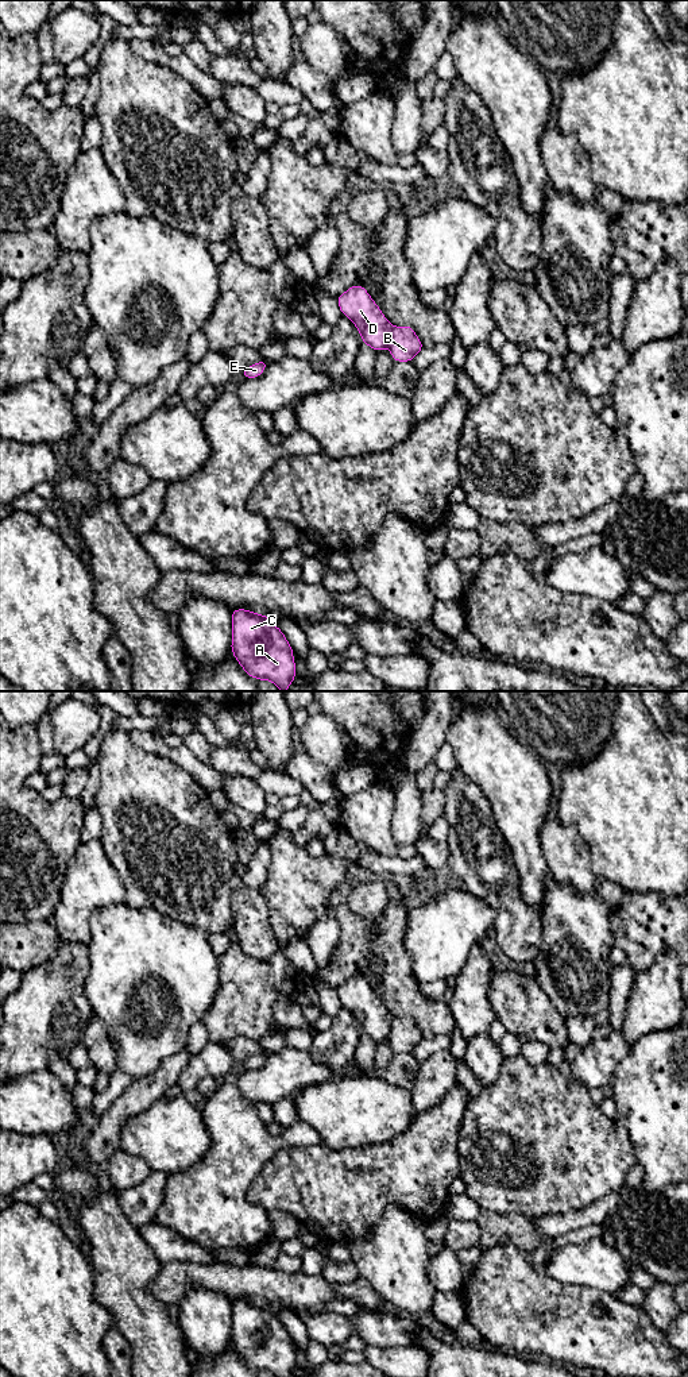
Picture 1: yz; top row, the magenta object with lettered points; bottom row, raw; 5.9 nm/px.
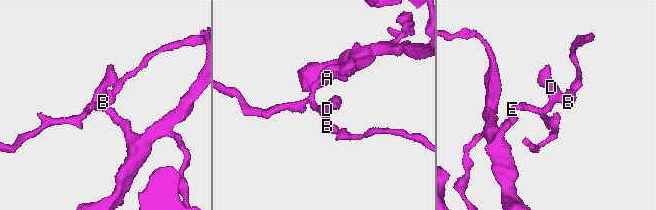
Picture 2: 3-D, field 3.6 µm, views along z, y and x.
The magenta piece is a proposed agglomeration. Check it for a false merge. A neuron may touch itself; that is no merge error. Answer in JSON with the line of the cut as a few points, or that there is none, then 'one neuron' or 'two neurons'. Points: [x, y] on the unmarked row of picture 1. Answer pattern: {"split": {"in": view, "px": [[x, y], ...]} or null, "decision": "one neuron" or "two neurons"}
{"split": {"in": "yz", "px": [[394, 1018], [387, 1036]]}, "decision": "two neurons"}

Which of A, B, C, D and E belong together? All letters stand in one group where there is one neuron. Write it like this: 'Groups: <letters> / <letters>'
Groups: A C D E / B

